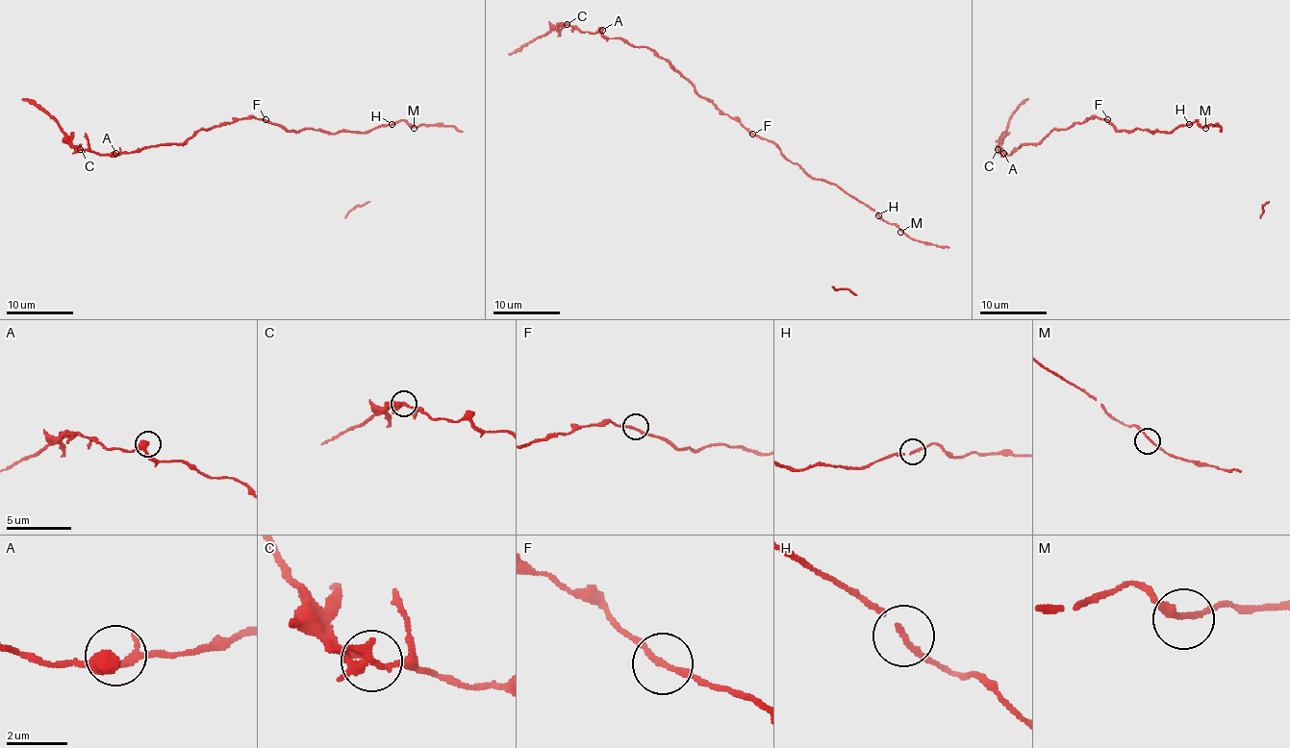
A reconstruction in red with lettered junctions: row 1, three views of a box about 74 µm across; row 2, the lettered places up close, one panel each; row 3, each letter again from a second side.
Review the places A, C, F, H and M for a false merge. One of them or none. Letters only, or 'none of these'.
C

